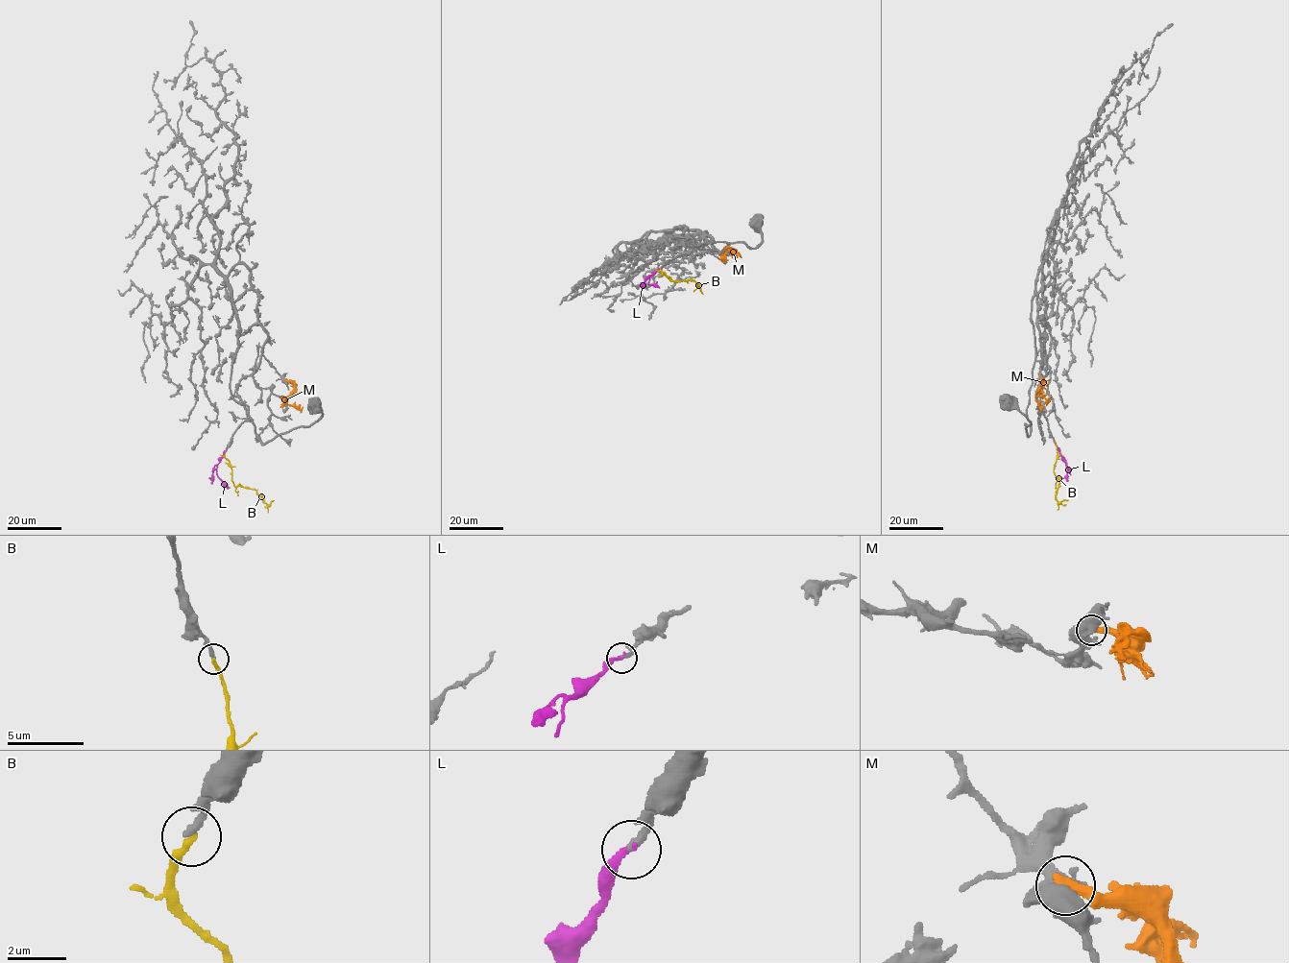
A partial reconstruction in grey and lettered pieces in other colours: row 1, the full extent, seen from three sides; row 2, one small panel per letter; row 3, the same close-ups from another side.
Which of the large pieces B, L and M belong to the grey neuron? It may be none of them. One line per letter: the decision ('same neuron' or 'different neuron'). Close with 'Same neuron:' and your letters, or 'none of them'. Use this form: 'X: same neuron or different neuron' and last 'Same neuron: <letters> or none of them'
B: different neuron
L: same neuron
M: different neuron
Same neuron: L

